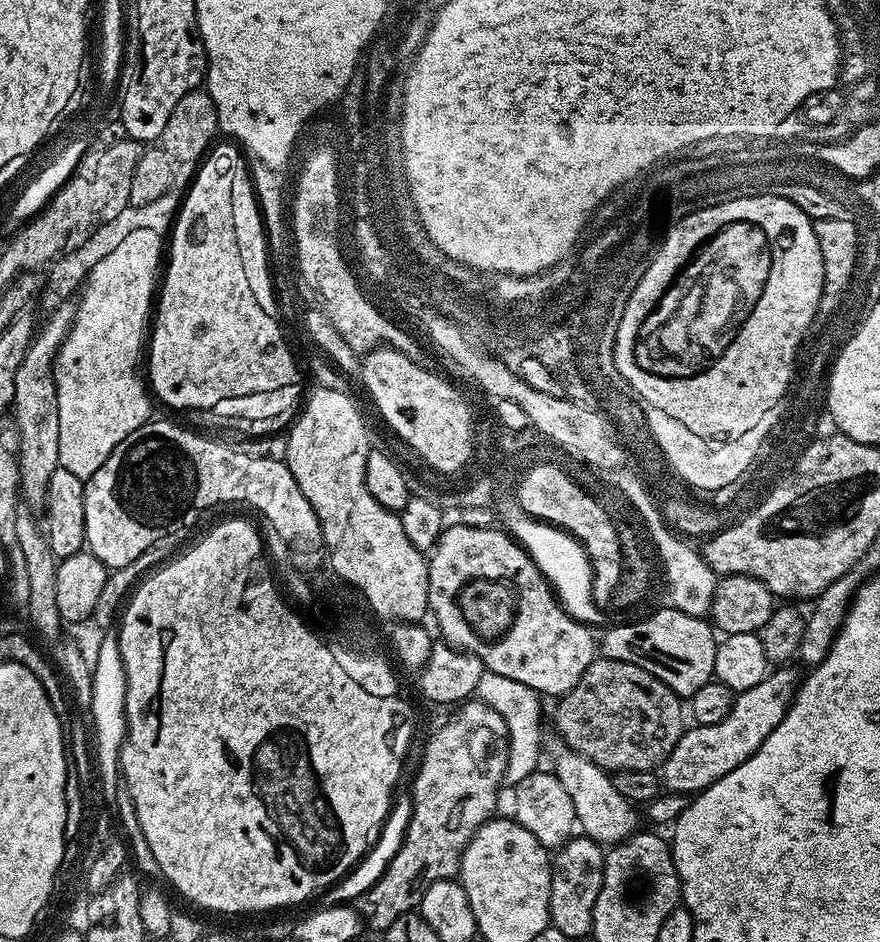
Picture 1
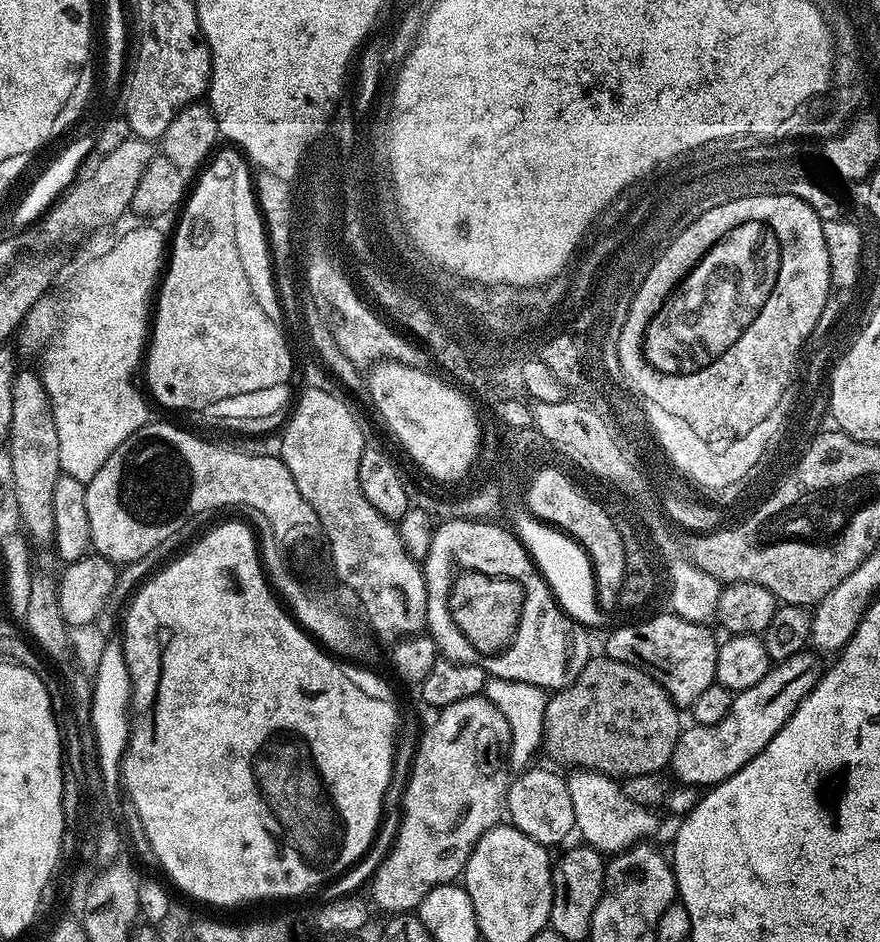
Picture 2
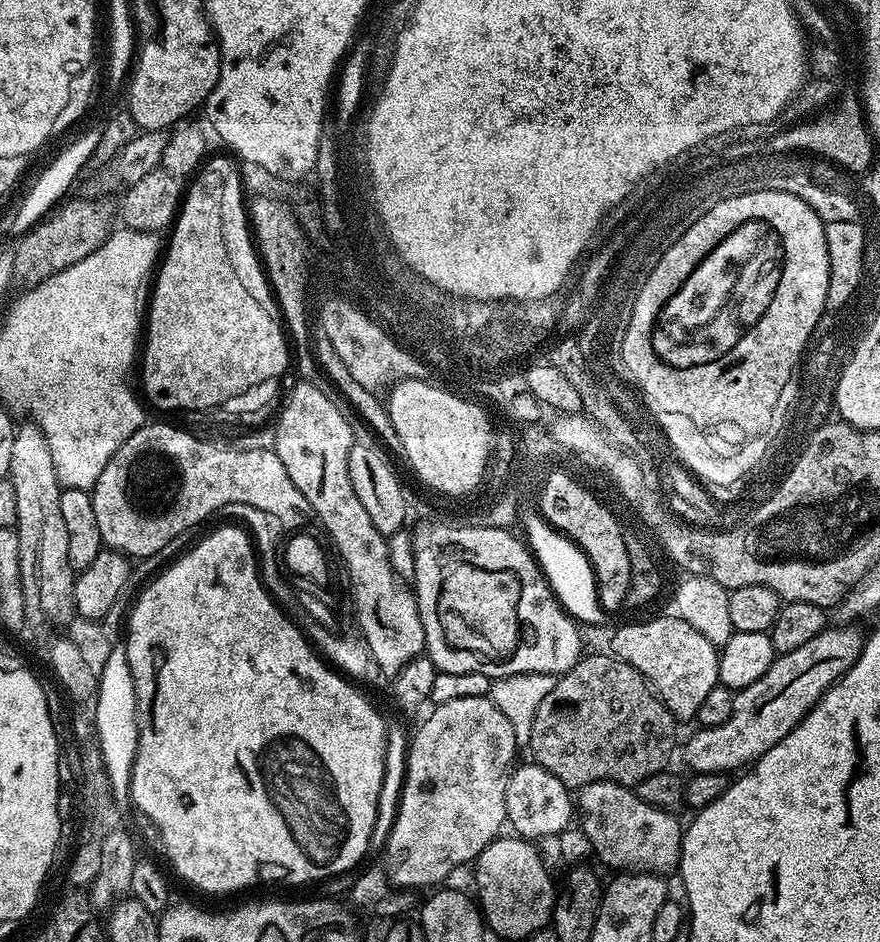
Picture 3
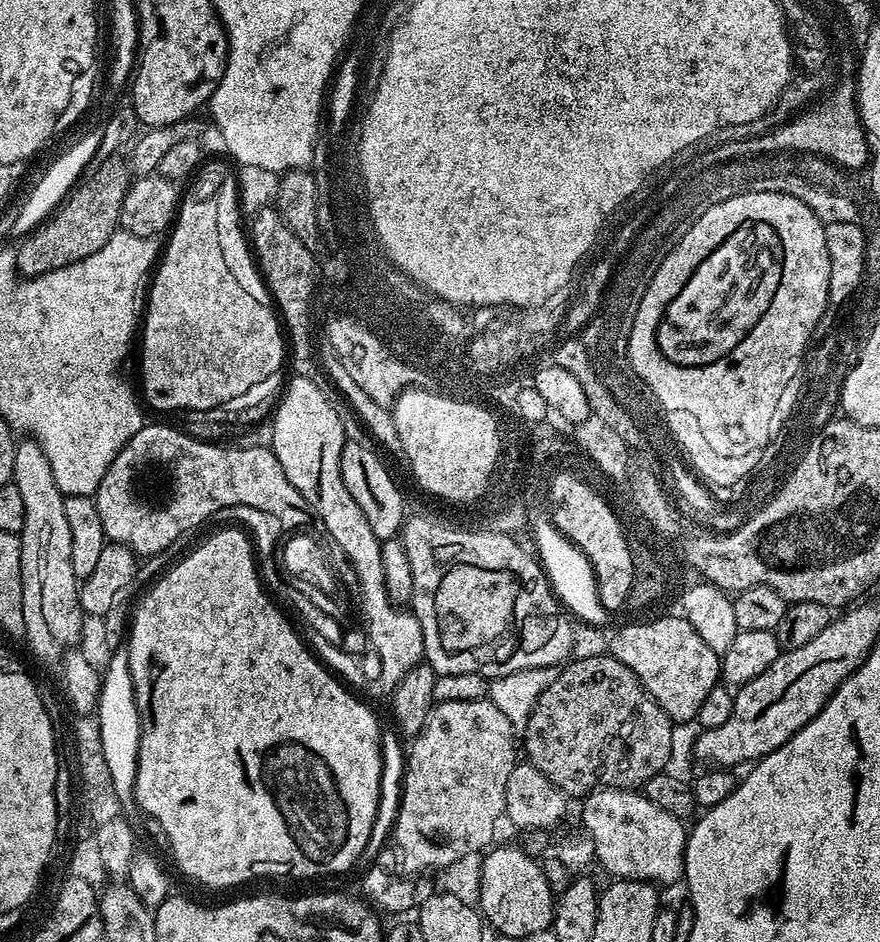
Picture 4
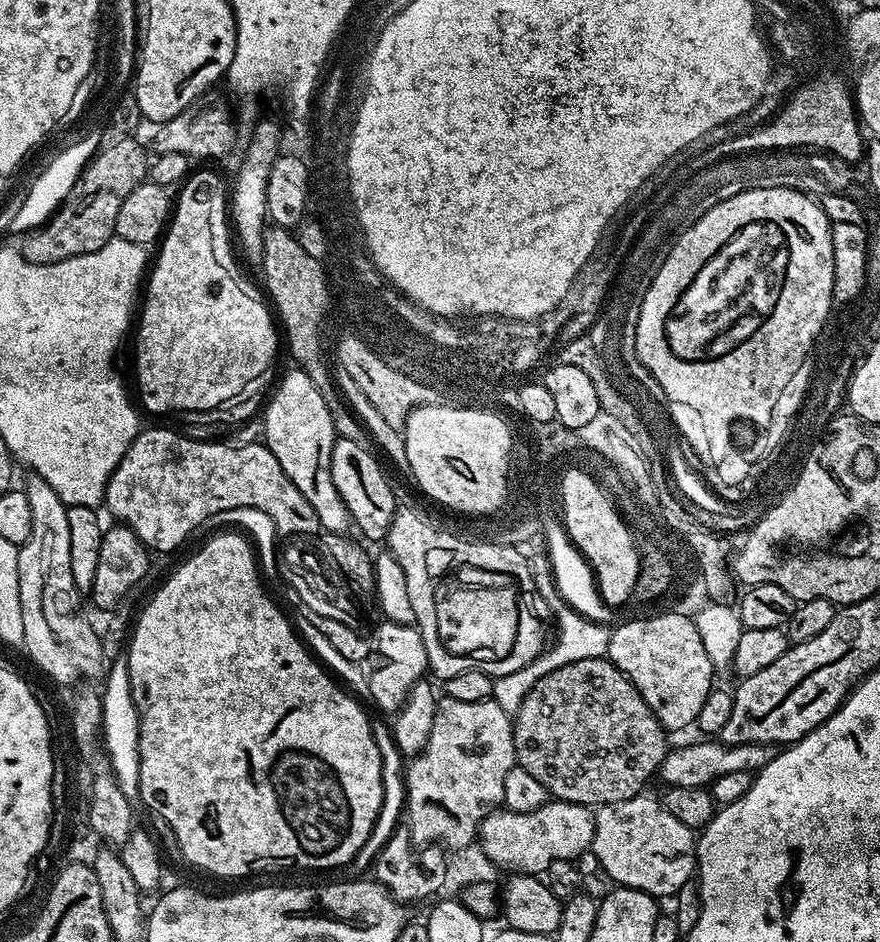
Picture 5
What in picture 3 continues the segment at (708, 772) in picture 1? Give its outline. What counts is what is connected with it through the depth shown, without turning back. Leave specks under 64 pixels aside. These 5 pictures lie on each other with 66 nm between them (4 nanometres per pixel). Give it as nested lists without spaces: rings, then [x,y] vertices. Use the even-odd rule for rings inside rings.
[[[852,626],[835,629],[823,630],[797,650],[779,655],[772,661],[770,670],[758,678],[758,682],[736,692],[734,714],[730,714],[722,726],[700,728],[685,744],[683,741],[684,760],[692,767],[691,771],[735,773],[759,760],[766,750],[792,732],[825,690],[839,680],[860,656],[863,633],[860,634]]]

